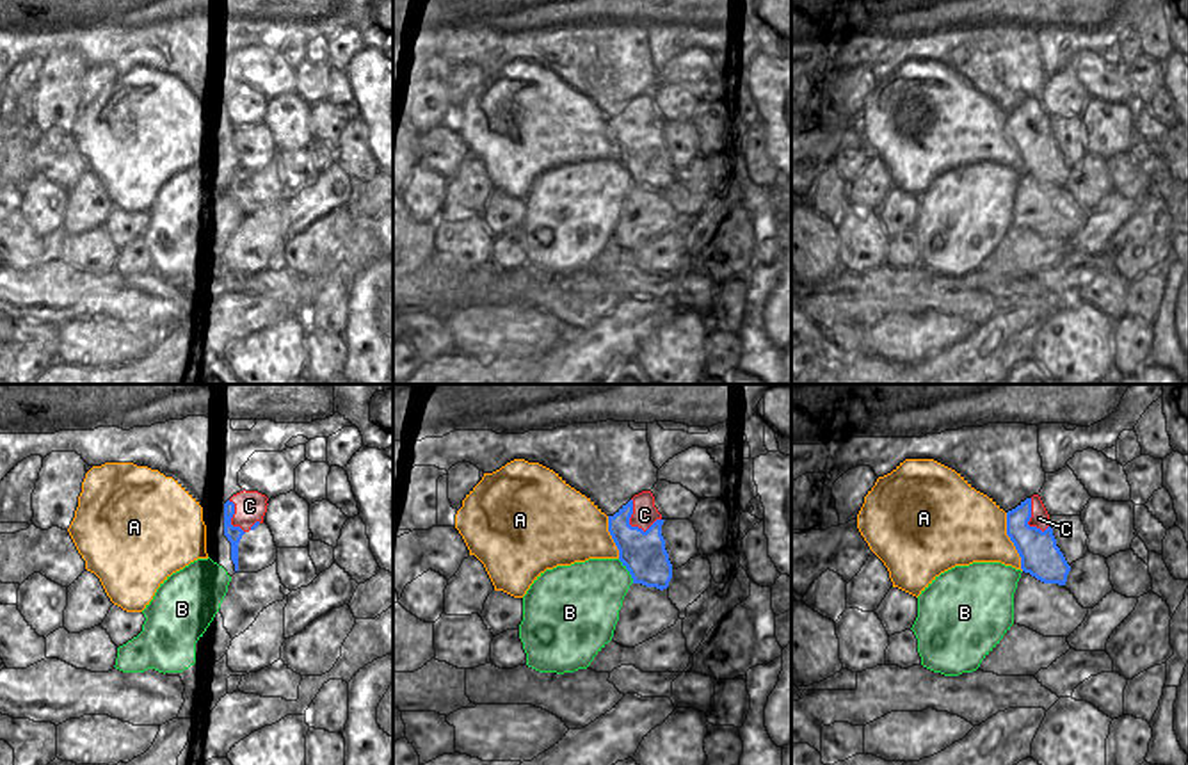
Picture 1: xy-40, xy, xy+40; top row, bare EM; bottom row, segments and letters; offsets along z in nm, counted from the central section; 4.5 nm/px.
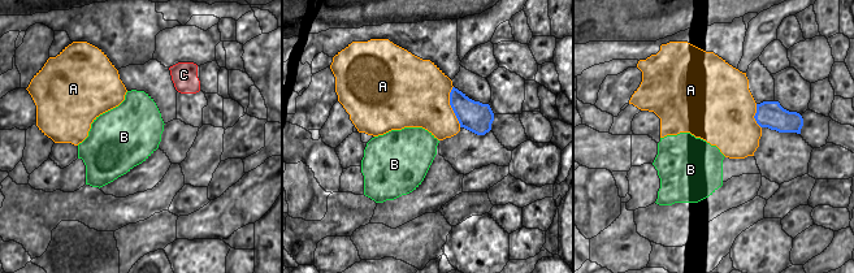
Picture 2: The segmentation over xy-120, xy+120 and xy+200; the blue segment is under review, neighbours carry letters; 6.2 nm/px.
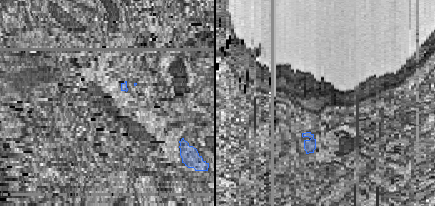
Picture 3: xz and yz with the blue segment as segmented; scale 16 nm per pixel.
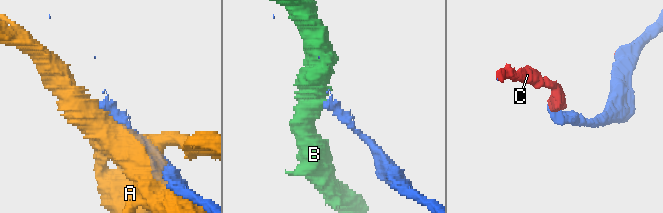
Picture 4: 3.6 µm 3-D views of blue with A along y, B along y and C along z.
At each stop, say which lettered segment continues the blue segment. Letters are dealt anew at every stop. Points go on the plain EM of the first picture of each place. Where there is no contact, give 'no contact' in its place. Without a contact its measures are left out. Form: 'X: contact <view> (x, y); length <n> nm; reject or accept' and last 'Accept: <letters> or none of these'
A: contact xy+40 (1011, 141); length 280 nm; reject
B: contact xy (628, 171); length 130 nm; reject
C: contact xy (630, 118); length 170 nm; reject
Accept: none of these

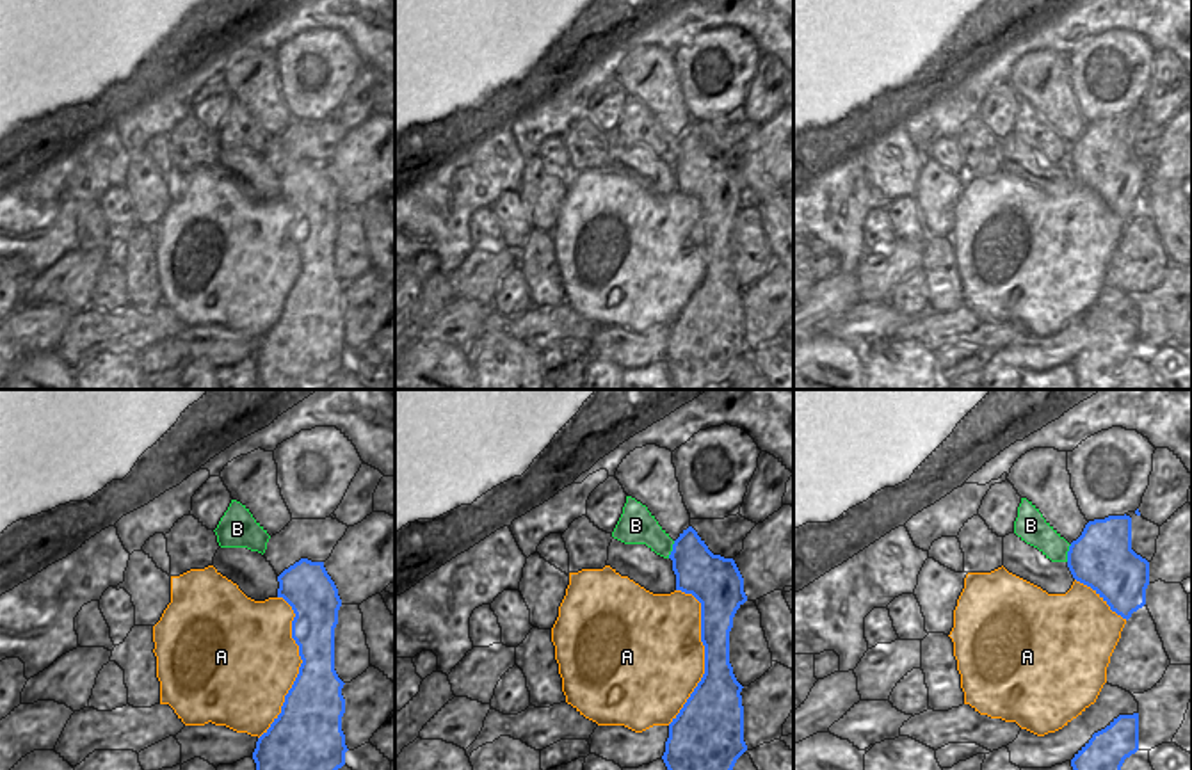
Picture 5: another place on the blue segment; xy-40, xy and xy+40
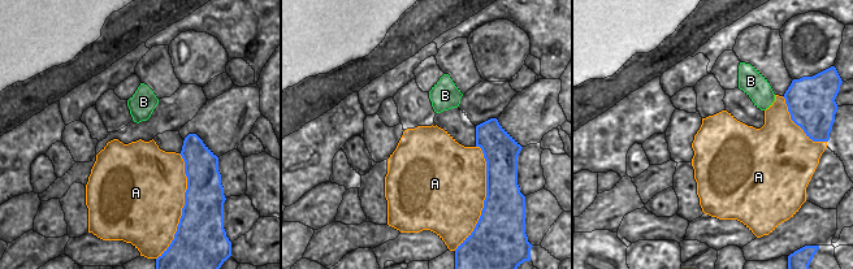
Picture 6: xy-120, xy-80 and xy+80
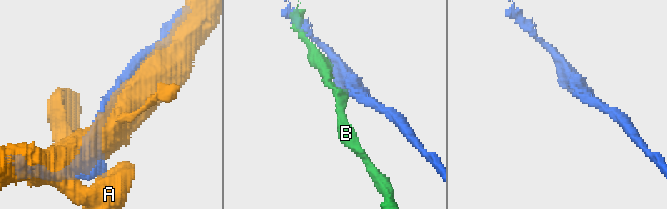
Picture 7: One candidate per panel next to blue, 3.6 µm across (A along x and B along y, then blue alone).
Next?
A: contact xy-40 (299, 269); length 650 nm; reject
B: contact xy (673, 152); length 90 nm; reject
Accept: none of these

